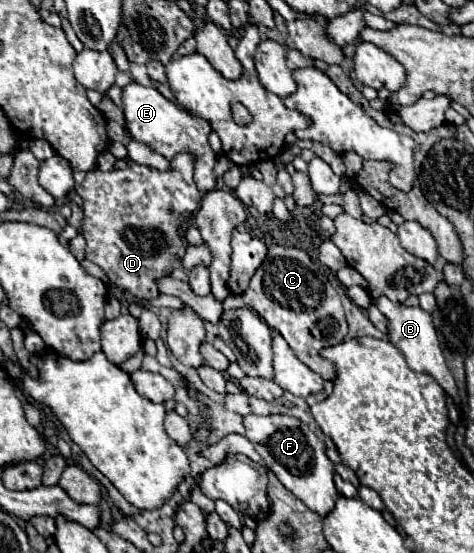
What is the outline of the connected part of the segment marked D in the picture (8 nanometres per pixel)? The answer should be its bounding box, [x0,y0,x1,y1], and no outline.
[73,154,201,298]

